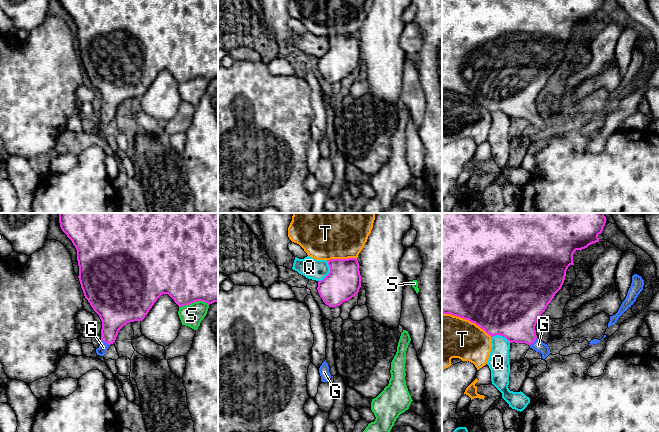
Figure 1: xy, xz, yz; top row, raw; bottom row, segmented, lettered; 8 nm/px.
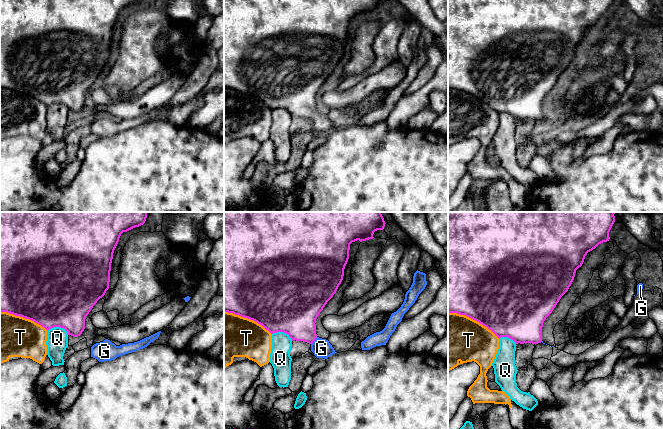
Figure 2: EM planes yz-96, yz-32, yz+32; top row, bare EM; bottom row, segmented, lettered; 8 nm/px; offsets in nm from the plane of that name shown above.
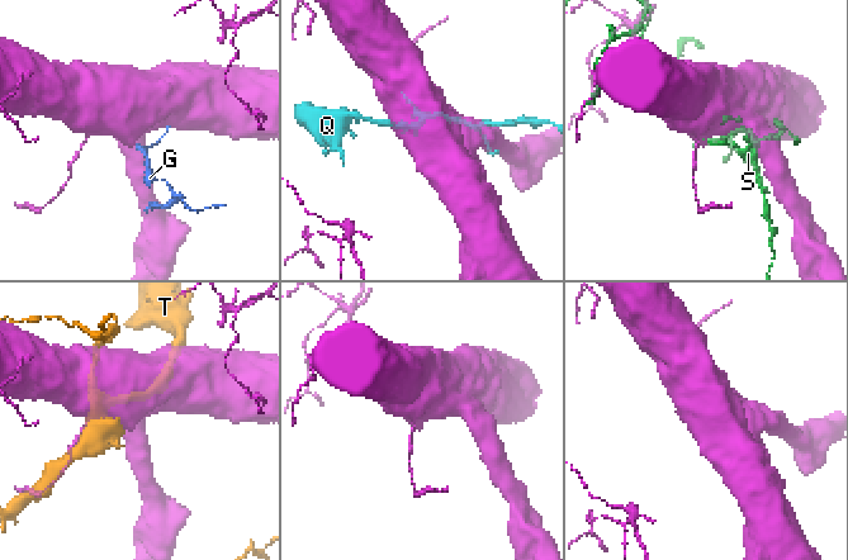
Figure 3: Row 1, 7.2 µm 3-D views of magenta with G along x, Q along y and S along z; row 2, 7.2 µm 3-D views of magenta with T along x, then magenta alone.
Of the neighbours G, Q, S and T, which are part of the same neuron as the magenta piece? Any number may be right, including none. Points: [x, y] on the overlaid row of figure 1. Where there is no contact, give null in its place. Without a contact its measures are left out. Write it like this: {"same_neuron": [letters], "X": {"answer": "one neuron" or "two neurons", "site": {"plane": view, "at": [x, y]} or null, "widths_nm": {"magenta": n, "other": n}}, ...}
{"same_neuron": ["G"], "G": {"answer": "one neuron", "site": {"plane": "xy", "at": [105, 342]}, "widths_nm": {"magenta": 240, "other": 70}}, "Q": {"answer": "two neurons", "site": {"plane": "xz", "at": [329, 272]}, "widths_nm": {"magenta": 280, "other": 160}}, "S": {"answer": "two neurons", "site": {"plane": "xy", "at": [193, 302]}, "widths_nm": {"magenta": 500, "other": 180}}, "T": {"answer": "two neurons", "site": {"plane": "yz", "at": [467, 319]}, "widths_nm": {"magenta": 500, "other": 380}}}

